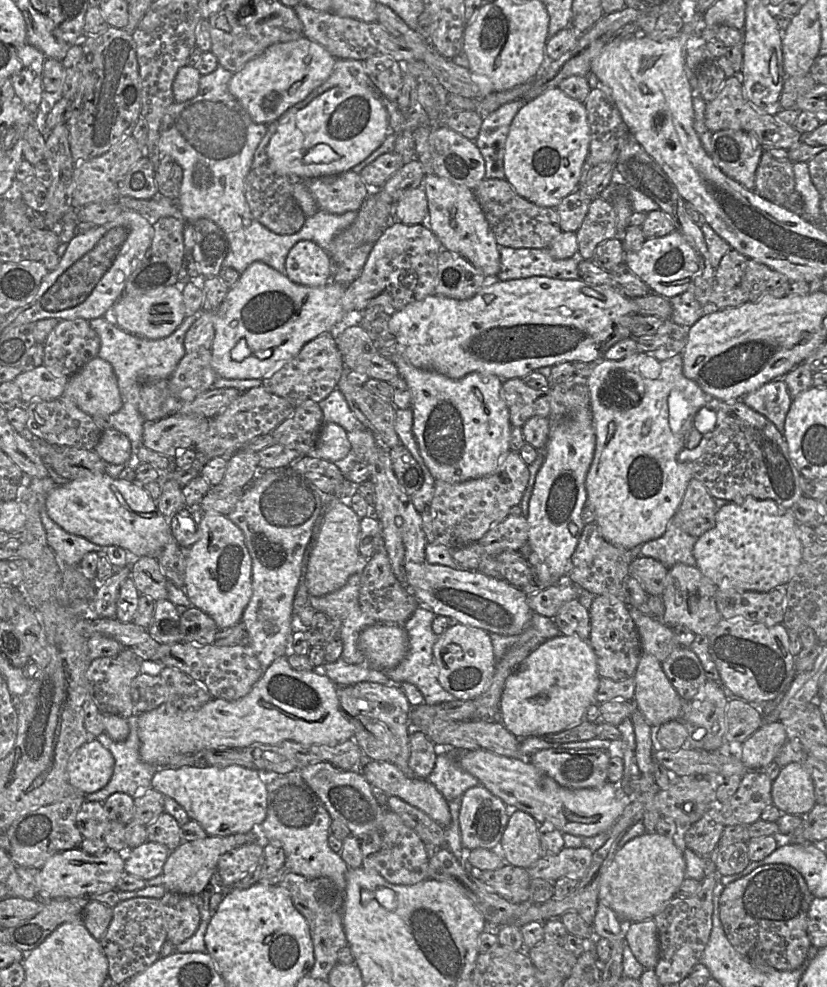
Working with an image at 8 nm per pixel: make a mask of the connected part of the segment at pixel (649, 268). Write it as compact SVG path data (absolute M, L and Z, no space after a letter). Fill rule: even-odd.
M677 230L663 237L646 239L637 251L625 251L624 263L650 287L651 291L666 299L688 290L699 269L696 253Z

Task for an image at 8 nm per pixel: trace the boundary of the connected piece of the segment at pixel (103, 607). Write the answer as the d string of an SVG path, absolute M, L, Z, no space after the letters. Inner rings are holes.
M129 565L115 568L114 574L96 589L90 601L89 613L82 614L84 618L78 619L116 619L116 602L120 586L127 578L131 578Z

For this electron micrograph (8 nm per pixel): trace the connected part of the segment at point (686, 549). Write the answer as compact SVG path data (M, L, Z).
M673 516L668 522L665 533L657 539L642 544L638 554L658 560L667 569L676 563L696 567L696 560L693 556L696 541L696 537L681 529L676 517Z

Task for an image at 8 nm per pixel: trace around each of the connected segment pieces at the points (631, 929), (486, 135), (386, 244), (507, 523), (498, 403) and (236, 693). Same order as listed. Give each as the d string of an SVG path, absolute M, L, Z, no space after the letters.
M654 919L627 924L625 939L636 960L645 969L654 970L659 959L658 931Z
M516 99L501 105L482 120L477 138L474 140L485 162L485 177L505 179L505 143L511 122L525 103Z
M393 219L374 243L359 277L346 286L342 298L345 313L381 306L391 316L413 302L436 294L438 257L442 249L427 225L407 225Z
M509 514L476 542L481 548L477 571L490 577L502 578L498 570L498 555L505 550L519 551L526 542L528 542L526 518L523 515Z
M394 338L375 339L375 347L392 361L412 393L413 433L420 454L435 480L460 483L493 473L510 451L512 425L507 404L502 396L503 380L495 375L470 373L461 379L451 379L440 373L413 366Z
M185 642L161 644L159 661L165 667L181 670L200 683L212 696L225 700L238 700L250 692L263 675L264 669L248 645L215 646Z

